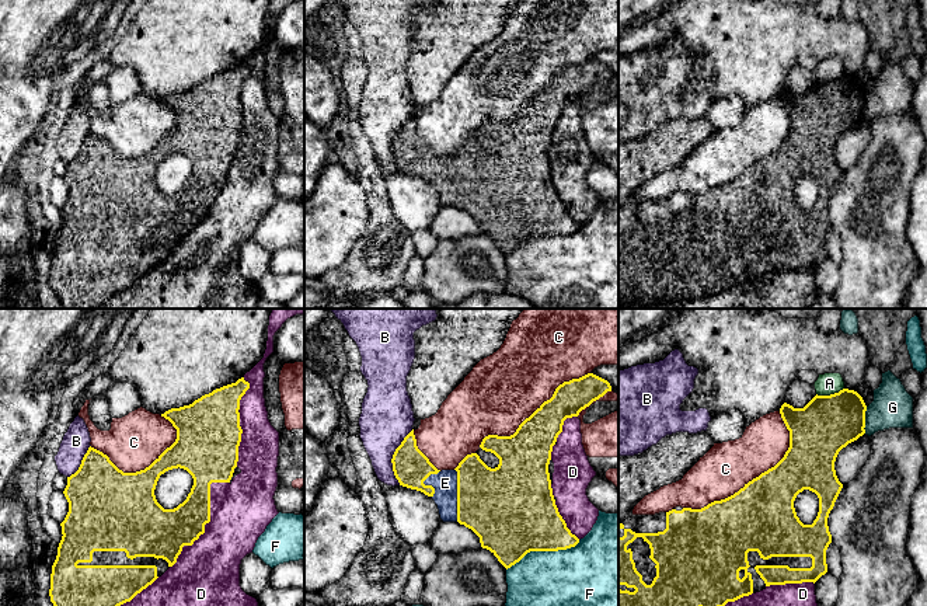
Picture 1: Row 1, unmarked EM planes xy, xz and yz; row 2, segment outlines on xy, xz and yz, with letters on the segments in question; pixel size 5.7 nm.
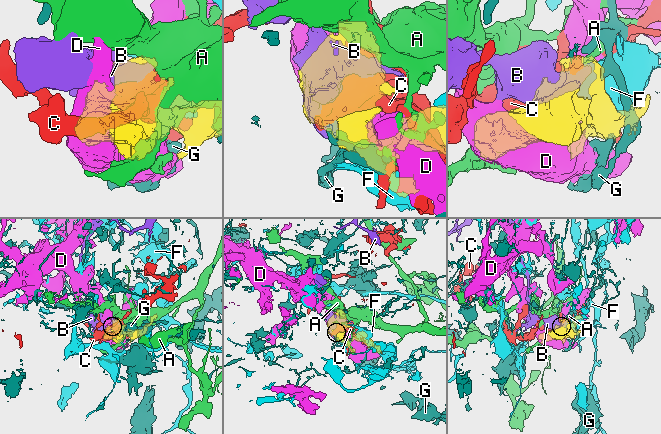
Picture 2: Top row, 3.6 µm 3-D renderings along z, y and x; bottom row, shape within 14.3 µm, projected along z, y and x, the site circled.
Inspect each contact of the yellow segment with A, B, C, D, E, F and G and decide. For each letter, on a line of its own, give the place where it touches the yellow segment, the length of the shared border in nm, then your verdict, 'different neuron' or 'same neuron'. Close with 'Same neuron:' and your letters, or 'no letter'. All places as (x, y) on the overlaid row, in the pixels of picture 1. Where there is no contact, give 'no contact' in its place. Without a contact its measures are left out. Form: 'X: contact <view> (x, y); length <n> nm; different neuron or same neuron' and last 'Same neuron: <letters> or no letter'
A: contact yz (830, 394); length 170 nm; different neuron
B: contact xz (393, 458); length 340 nm; different neuron
C: contact yz (756, 477); length 800 nm; different neuron
D: contact xy (209, 519); length 600 nm; different neuron
E: contact xz (457, 495); length 300 nm; same neuron
F: contact xz (543, 550); length 460 nm; different neuron
G: contact yz (864, 420); length 150 nm; different neuron
Same neuron: E

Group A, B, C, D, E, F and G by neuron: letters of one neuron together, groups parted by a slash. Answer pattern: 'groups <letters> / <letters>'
groups A / B / C / D / E / F / G

